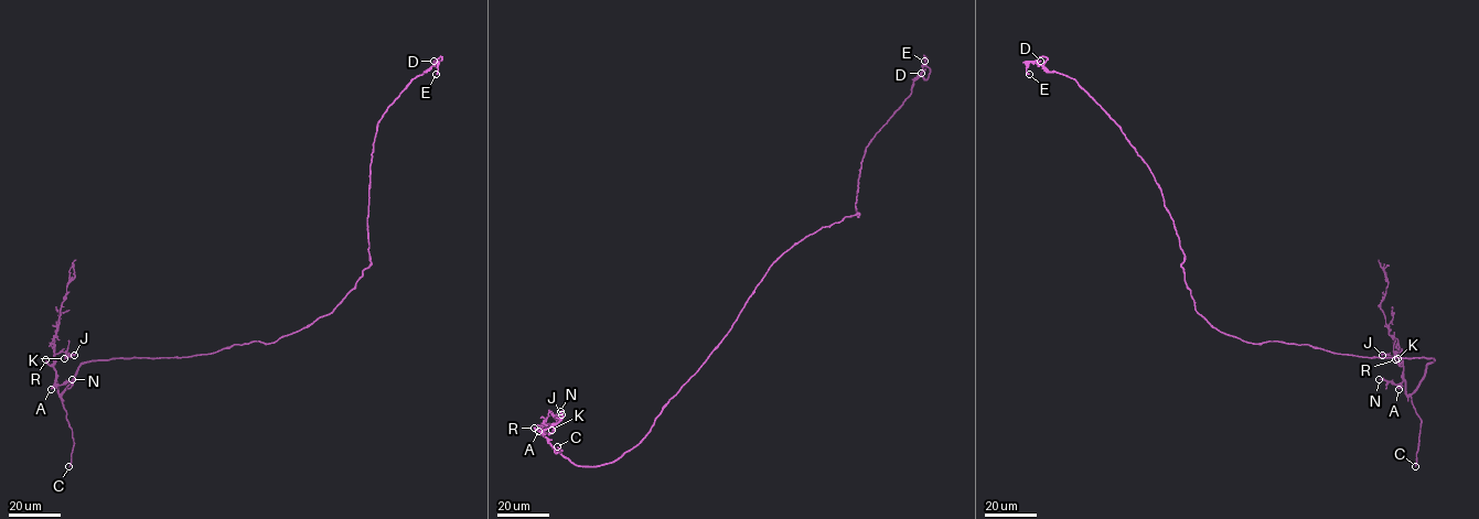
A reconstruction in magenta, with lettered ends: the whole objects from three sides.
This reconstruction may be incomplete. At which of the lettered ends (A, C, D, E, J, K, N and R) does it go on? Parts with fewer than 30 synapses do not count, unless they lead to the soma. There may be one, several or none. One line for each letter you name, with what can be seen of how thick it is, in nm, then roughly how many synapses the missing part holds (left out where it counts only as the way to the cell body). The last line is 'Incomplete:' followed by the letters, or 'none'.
C: calibre 200 nm
D: calibre 280 nm; 60 synapses
Incomplete: C, D

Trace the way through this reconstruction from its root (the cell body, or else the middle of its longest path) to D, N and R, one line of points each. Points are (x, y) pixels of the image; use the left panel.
D: (265, 343), (272, 343), (328, 315), (370, 267), (370, 164), (376, 126), (406, 86), (433, 65), (433, 61)
N: (265, 343), (235, 344), (212, 353), (184, 357), (84, 361), (60, 395), (55, 380), (63, 385), (72, 379)
R: (265, 343), (235, 344), (212, 353), (184, 357), (84, 361), (60, 395), (56, 370), (45, 359)

